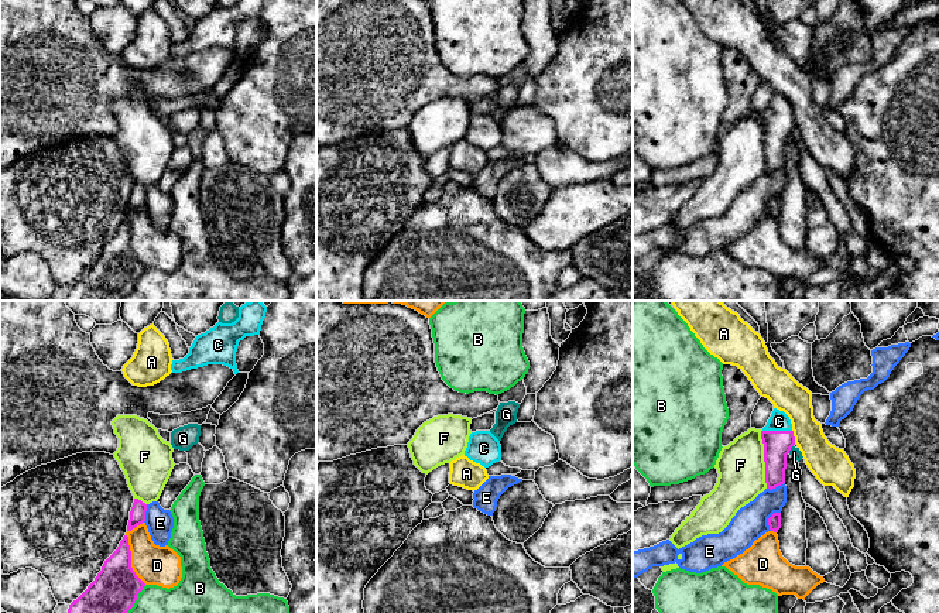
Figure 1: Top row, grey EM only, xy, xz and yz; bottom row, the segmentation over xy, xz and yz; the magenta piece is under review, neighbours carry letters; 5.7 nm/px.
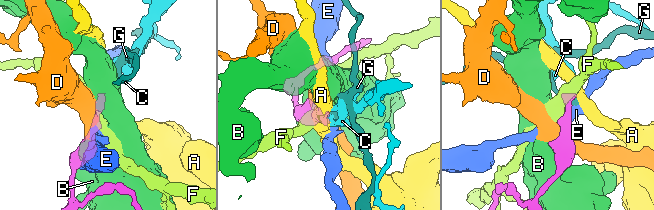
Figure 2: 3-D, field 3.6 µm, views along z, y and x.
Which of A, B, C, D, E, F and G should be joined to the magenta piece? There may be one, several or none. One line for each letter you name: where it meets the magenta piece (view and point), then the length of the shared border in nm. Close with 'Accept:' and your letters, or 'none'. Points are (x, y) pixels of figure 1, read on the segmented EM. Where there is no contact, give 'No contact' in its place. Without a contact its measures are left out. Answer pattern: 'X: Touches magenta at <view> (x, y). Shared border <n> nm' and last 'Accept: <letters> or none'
C: Touches magenta at yz (777, 431). Shared border 170 nm
Accept: C

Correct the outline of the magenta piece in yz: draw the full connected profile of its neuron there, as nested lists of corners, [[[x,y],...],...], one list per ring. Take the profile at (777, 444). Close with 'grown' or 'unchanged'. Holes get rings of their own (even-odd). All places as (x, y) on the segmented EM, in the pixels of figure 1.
[[[774,408],[767,425],[761,431],[764,444],[765,483],[772,490],[785,483],[787,455],[795,445],[789,417]]]; grown

